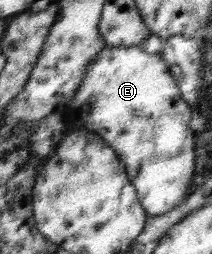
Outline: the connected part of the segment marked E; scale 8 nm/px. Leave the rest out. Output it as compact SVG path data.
M109 46L102 51L101 57L95 60L94 64L91 64L90 68L86 71L85 84L82 85L82 88L79 88L77 96L75 96L69 111L69 117L73 122L79 122L85 125L88 129L91 129L91 131L99 133L109 145L115 145L119 157L122 157L122 160L127 164L131 181L137 186L142 204L146 206L146 210L153 217L170 212L185 200L185 195L187 195L187 191L189 191L189 185L191 185L191 181L193 181L193 173L195 173L195 171L193 171L193 169L195 169L195 151L193 151L193 141L195 141L195 139L193 139L191 129L189 129L189 123L191 123L191 109L189 109L187 101L181 101L180 89L177 89L178 83L175 83L176 79L173 79L173 73L169 73L169 70L170 65L165 63L165 58L162 55L149 53L141 46Z

